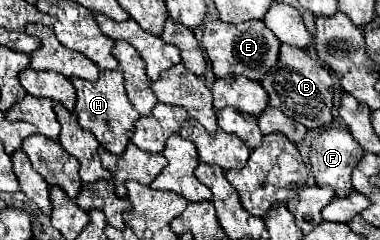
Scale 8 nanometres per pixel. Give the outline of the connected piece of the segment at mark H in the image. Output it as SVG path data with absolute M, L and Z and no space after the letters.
M100 70L100 78L96 82L72 78L70 80L76 88L76 108L74 114L84 130L90 130L100 146L104 146L108 152L120 156L134 132L134 122L140 118L140 114L132 108L132 104L126 98L124 90L124 78L120 70Z

